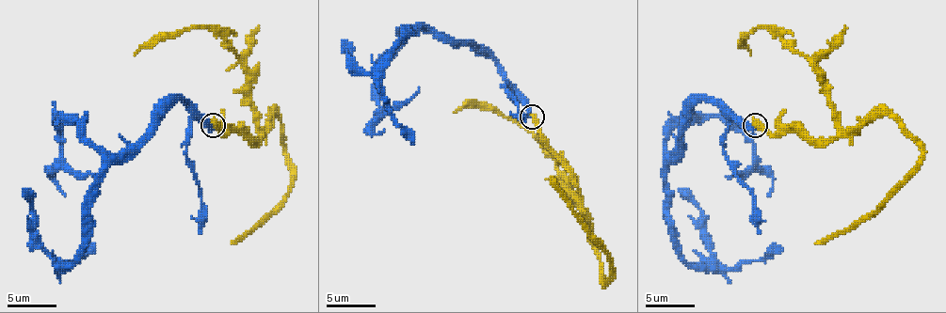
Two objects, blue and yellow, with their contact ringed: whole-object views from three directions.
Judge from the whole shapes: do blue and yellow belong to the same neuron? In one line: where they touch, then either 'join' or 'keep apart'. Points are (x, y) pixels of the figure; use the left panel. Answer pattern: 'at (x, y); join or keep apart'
at (213, 125); keep apart

